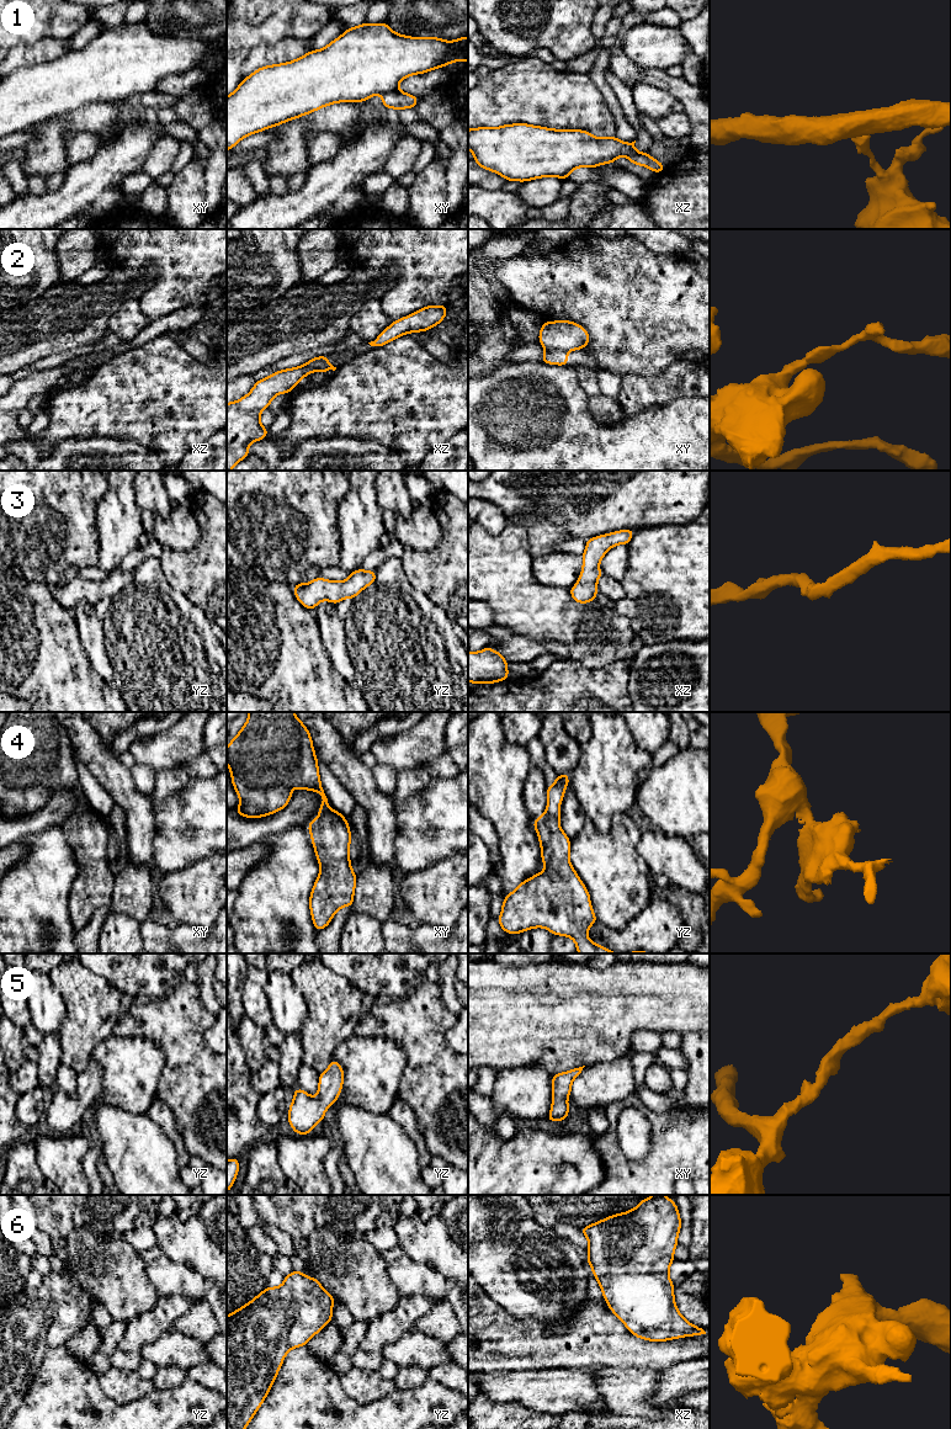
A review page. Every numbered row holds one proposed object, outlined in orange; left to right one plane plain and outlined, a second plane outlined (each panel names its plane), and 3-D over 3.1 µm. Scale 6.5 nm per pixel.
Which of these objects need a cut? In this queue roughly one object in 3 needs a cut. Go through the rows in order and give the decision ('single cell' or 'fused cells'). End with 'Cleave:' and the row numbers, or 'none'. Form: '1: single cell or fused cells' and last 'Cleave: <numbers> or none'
1: fused cells
2: fused cells
3: single cell
4: single cell
5: single cell
6: single cell
Cleave: 1, 2

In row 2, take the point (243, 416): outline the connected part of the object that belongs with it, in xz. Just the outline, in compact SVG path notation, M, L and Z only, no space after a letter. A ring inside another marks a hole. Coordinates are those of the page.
M317 361L277 371L256 381L249 394L237 402L227 403L227 471L249 456L250 443L269 435L269 430L260 423L260 413L270 408L276 395L287 394L303 377L318 371L320 366L322 362Z

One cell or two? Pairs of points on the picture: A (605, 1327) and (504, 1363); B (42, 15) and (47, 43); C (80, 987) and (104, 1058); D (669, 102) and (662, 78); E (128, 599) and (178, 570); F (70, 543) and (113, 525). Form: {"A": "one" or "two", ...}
{"A": "one", "B": "two", "C": "two", "D": "two", "E": "two", "F": "two"}

